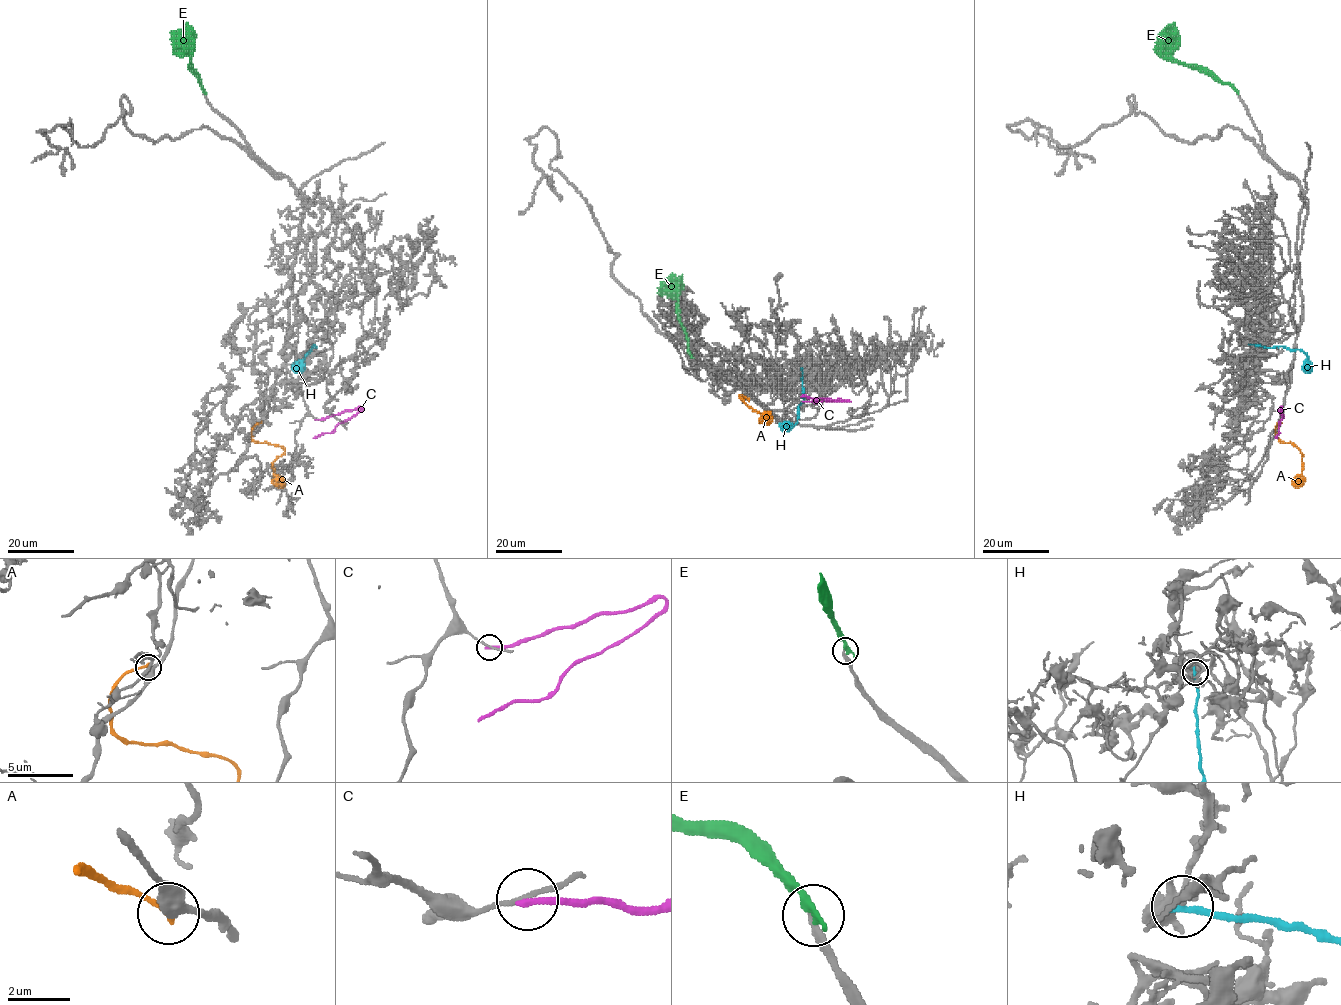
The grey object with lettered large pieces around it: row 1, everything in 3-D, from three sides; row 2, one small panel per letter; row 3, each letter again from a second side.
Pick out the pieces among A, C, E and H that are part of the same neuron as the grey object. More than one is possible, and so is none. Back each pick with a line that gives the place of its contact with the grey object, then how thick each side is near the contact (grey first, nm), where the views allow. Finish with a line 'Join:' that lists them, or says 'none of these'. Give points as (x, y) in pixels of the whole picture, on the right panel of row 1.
Join: none of these

